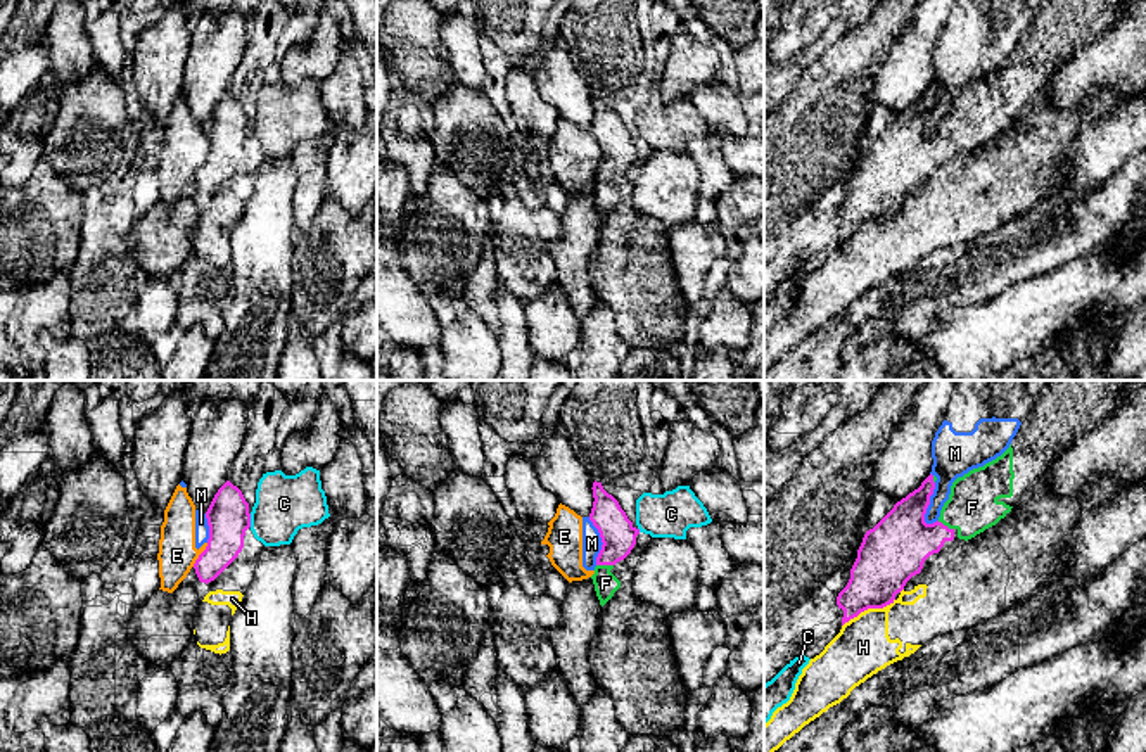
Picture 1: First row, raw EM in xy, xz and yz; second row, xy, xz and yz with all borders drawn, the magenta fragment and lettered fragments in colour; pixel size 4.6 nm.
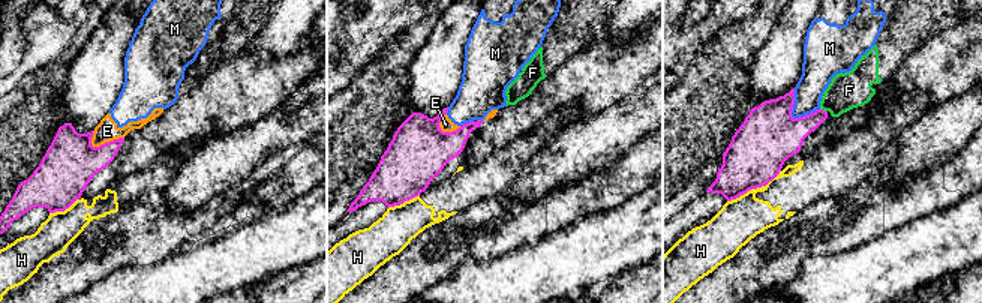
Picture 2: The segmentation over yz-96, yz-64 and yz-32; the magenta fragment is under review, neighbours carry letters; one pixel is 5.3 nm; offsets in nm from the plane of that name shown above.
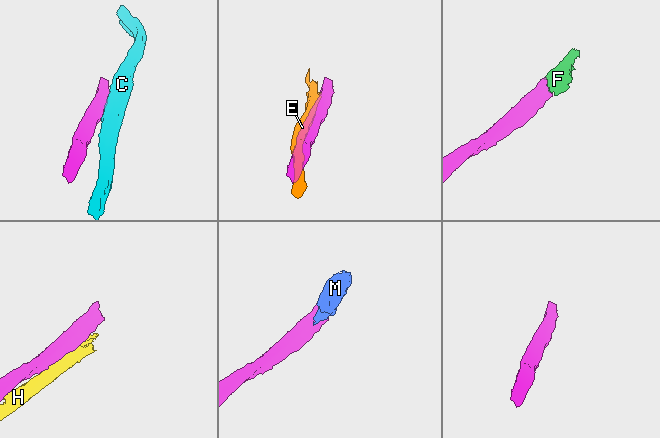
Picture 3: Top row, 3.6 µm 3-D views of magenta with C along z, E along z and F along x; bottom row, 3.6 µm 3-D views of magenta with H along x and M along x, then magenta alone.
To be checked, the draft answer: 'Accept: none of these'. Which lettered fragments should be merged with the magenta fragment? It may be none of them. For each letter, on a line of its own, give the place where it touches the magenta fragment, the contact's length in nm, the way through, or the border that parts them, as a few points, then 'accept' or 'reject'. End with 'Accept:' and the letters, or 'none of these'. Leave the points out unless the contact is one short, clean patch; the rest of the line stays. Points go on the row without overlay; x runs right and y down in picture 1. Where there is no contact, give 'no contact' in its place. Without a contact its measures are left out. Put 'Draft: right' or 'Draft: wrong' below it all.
C: meets magenta in xy at (249, 133); contact 60 nm long; reject
E: meets magenta in xy at (199, 168); contact 130 nm long; reject
F: meets magenta in xz at (605, 177); contact 80 nm long; runs through xz (617, 147), (617, 158), (605, 177), (605, 196); accept
H: meets magenta in yz at (868, 220); contact 280 nm long; reject
M: meets magenta in yz at (929, 116); contact 200 nm long; border along yz (935, 95), (925, 127), (927, 137); reject
Accept: F
Draft: wrong

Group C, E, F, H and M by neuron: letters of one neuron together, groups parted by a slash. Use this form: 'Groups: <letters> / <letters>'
Groups: C / E M / F / H

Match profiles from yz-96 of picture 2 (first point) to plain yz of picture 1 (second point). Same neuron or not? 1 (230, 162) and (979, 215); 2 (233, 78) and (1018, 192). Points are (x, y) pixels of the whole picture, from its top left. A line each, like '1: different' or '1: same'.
1: different
2: different

